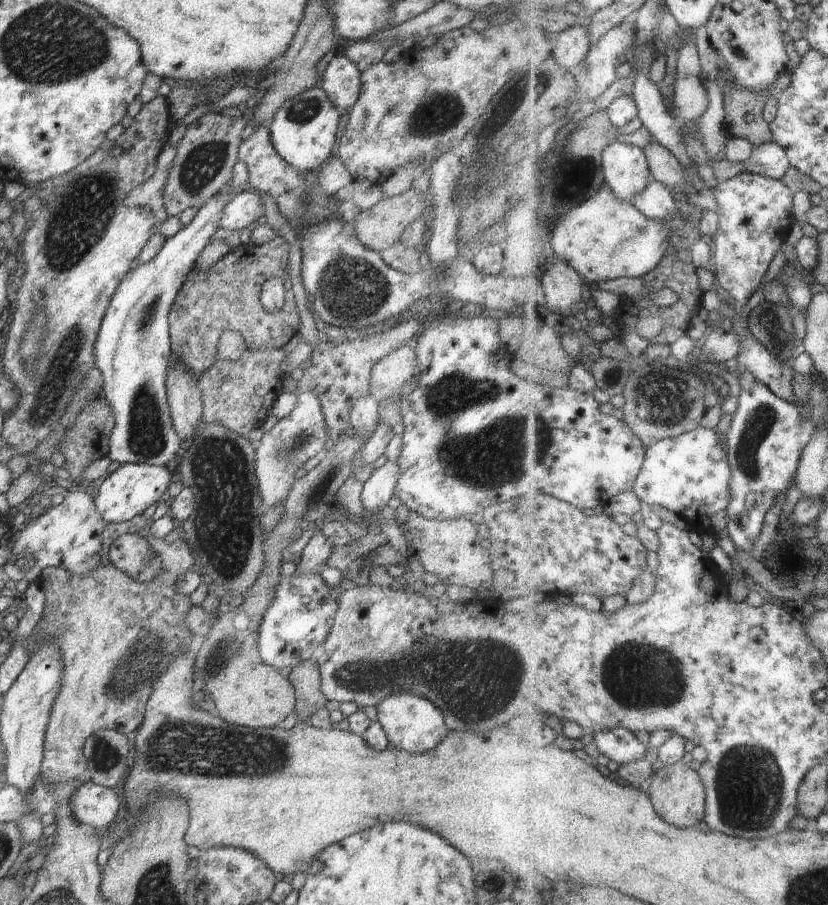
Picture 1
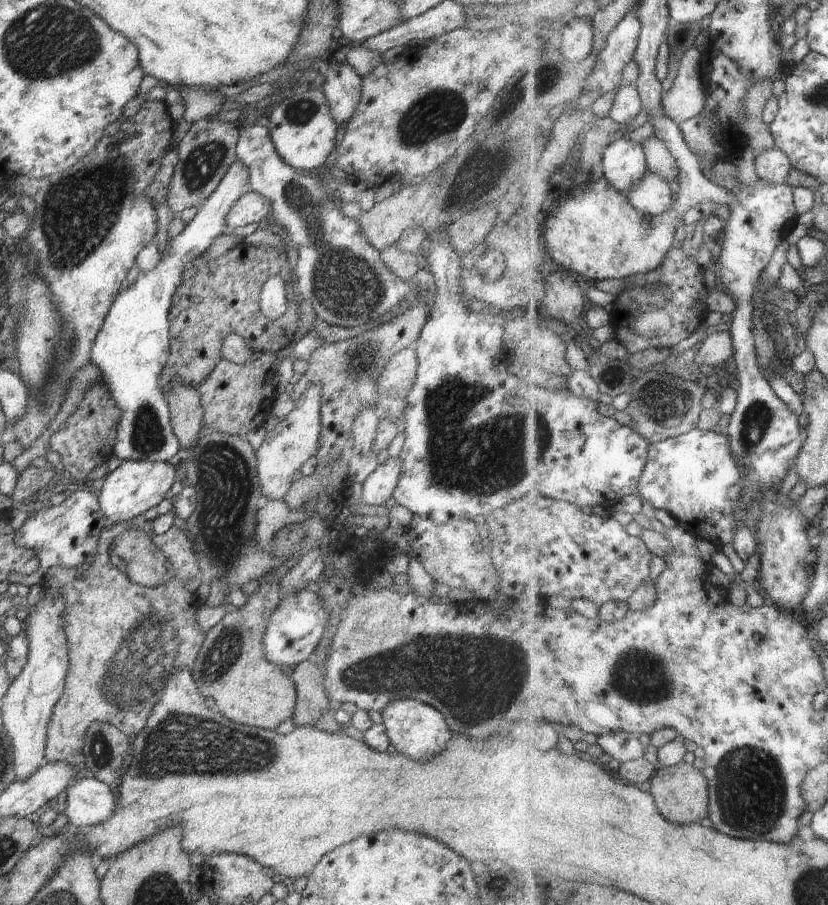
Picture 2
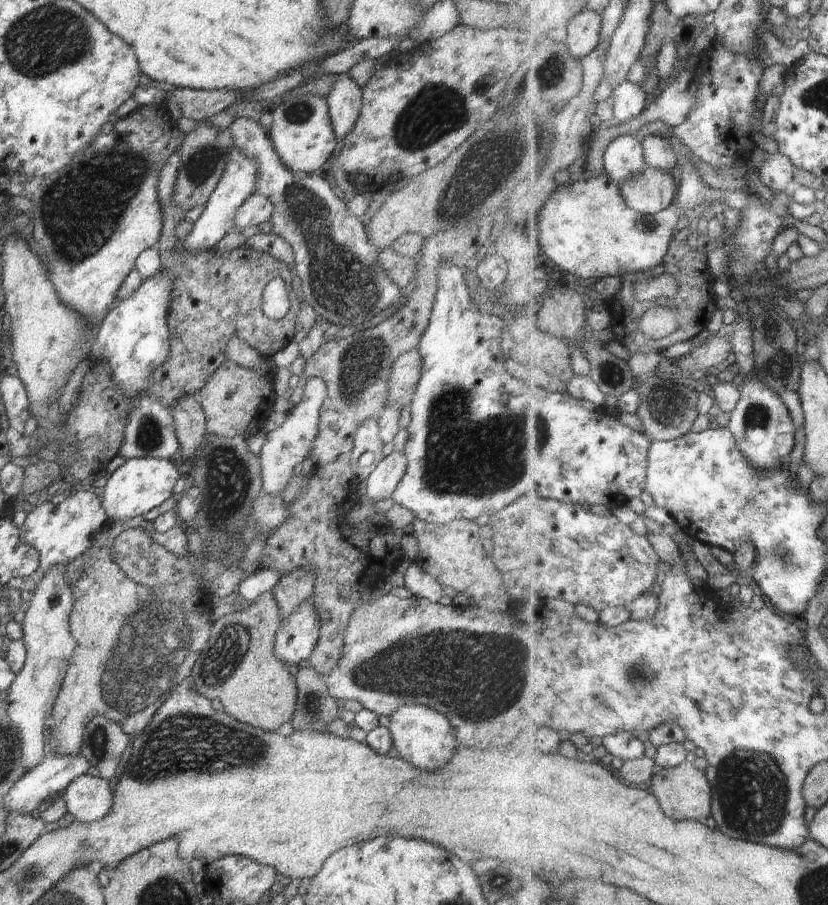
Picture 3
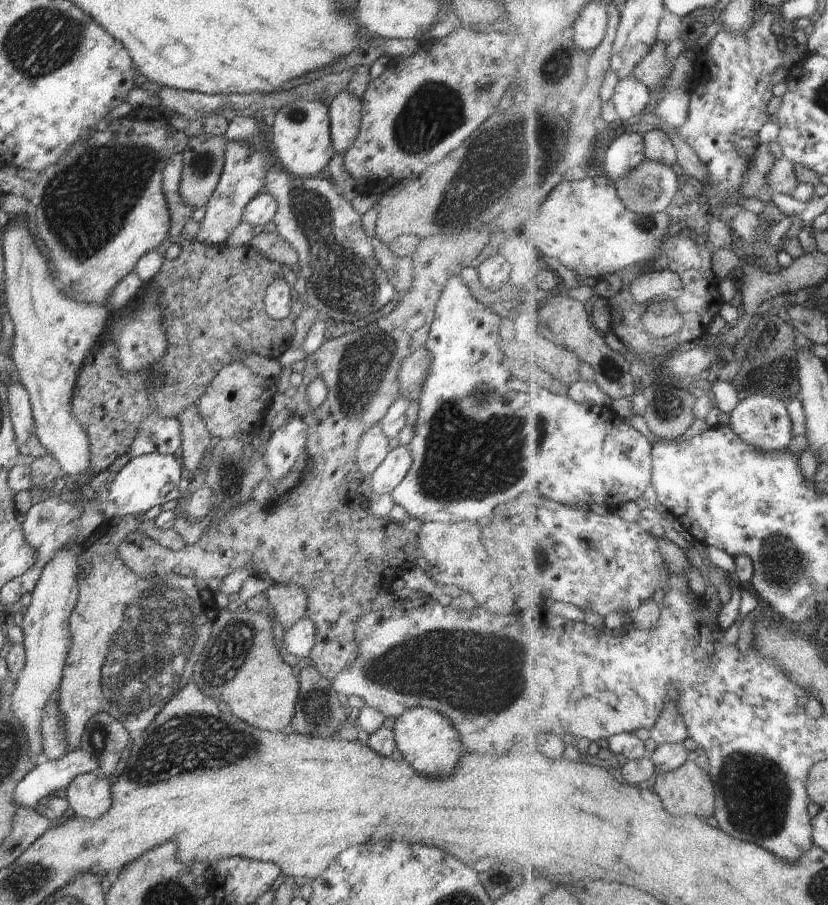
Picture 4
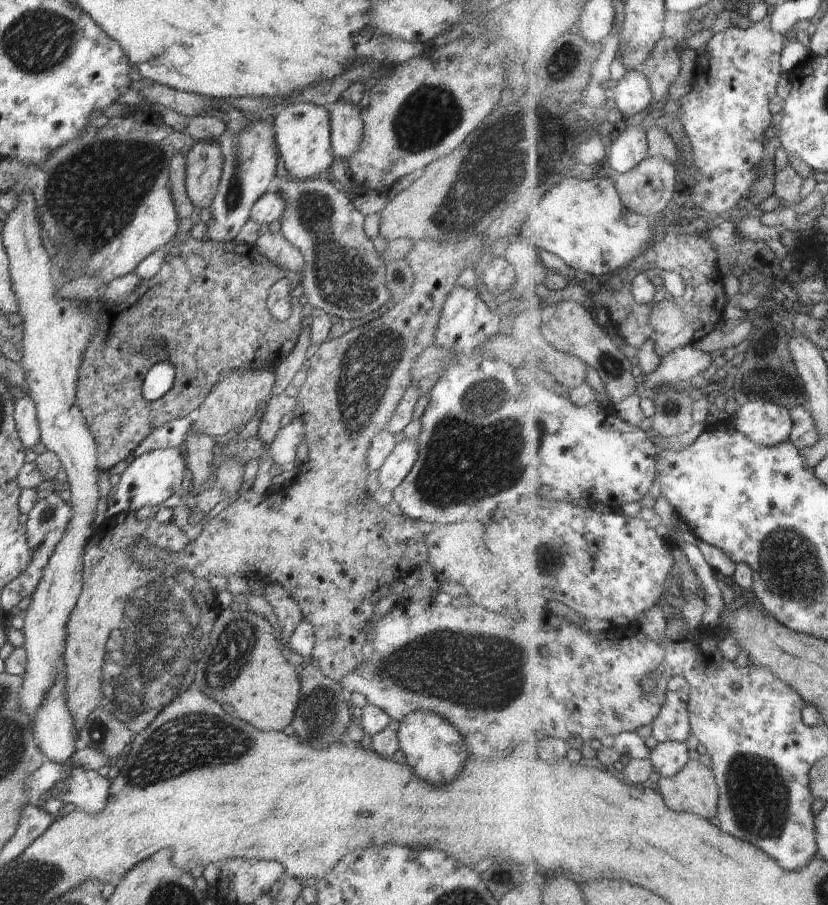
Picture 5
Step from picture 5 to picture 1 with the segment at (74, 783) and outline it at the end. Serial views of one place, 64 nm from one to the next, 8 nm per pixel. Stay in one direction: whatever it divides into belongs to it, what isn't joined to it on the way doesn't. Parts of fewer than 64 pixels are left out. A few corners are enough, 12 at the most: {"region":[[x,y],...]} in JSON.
{"region":[[84,782],[68,805],[74,819],[105,829],[123,812],[111,788]]}

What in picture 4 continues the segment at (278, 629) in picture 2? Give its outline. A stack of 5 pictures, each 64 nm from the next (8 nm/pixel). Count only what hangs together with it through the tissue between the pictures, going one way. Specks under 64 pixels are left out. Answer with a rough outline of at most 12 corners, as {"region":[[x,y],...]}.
{"region":[[302,616],[284,632],[282,648],[307,658],[316,642],[316,626]]}

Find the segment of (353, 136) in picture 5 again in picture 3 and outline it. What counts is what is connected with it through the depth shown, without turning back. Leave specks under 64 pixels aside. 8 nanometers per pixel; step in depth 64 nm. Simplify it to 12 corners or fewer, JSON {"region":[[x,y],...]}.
{"region":[[338,74],[326,100],[340,146],[360,115],[360,86]]}

